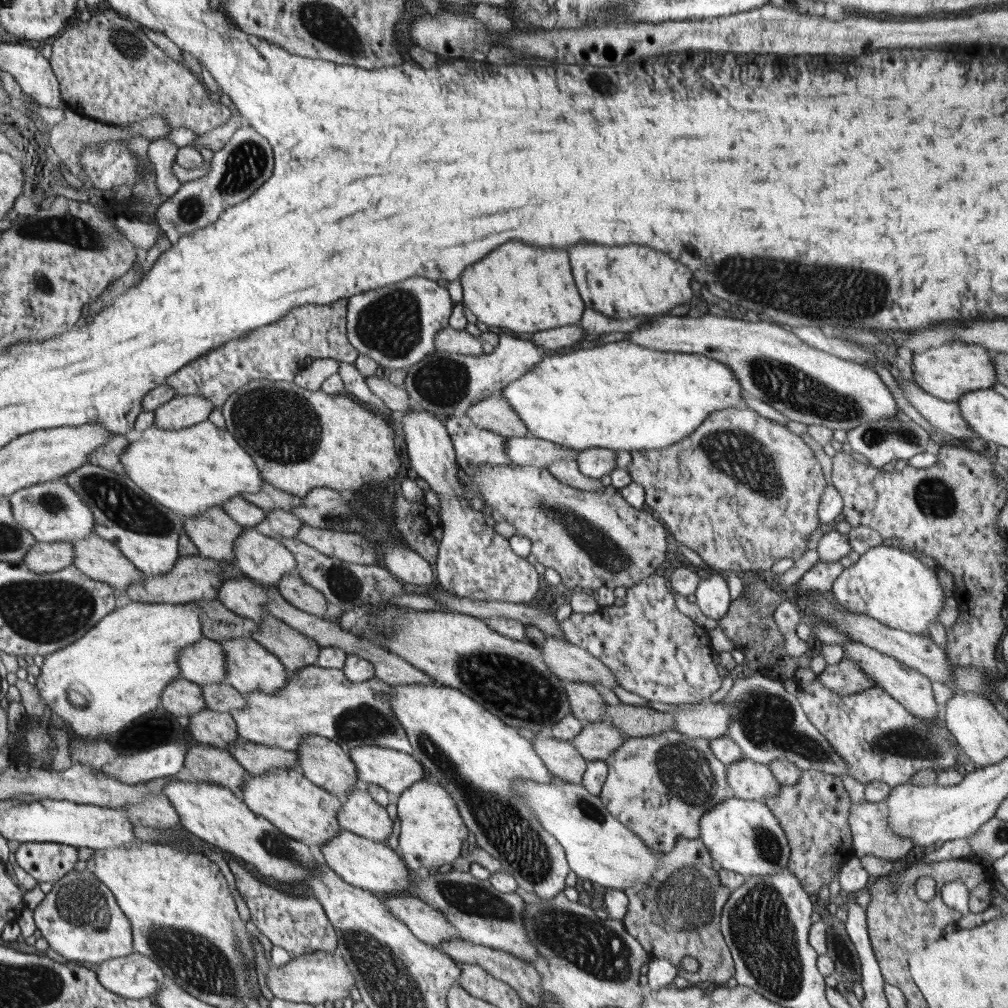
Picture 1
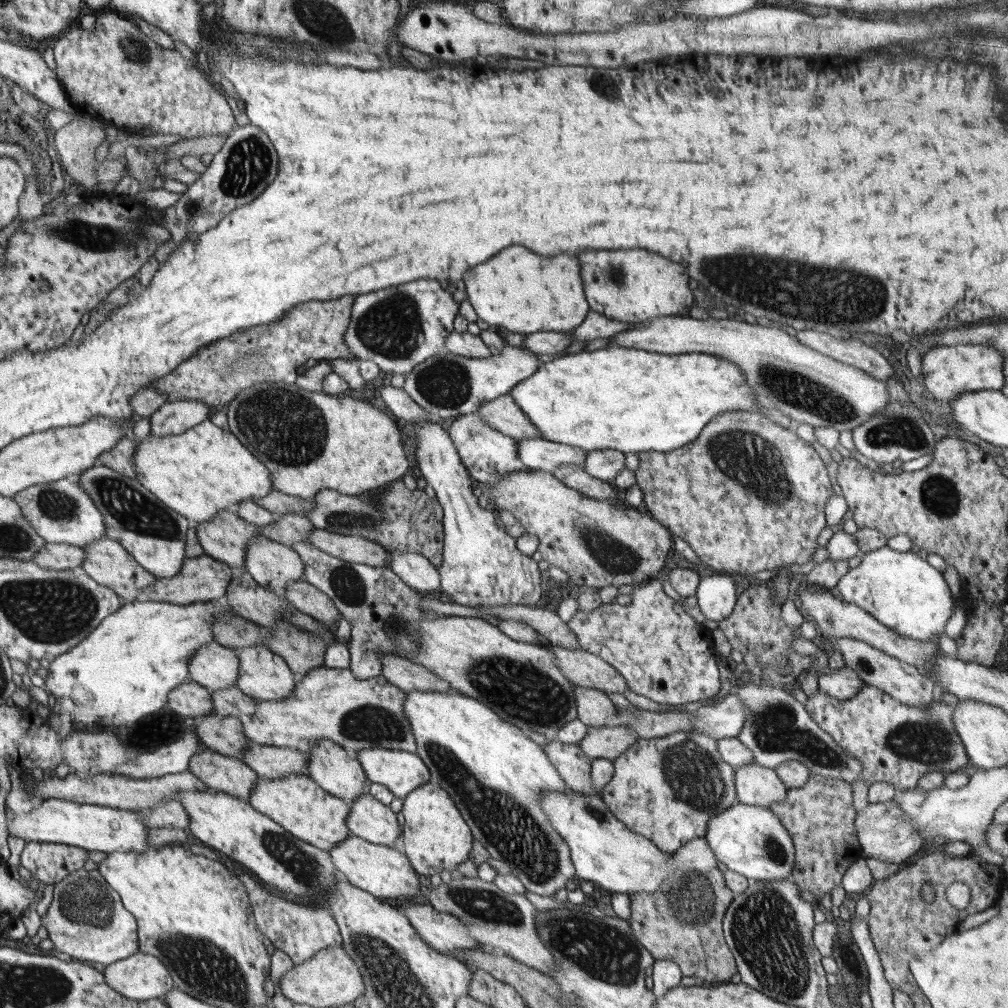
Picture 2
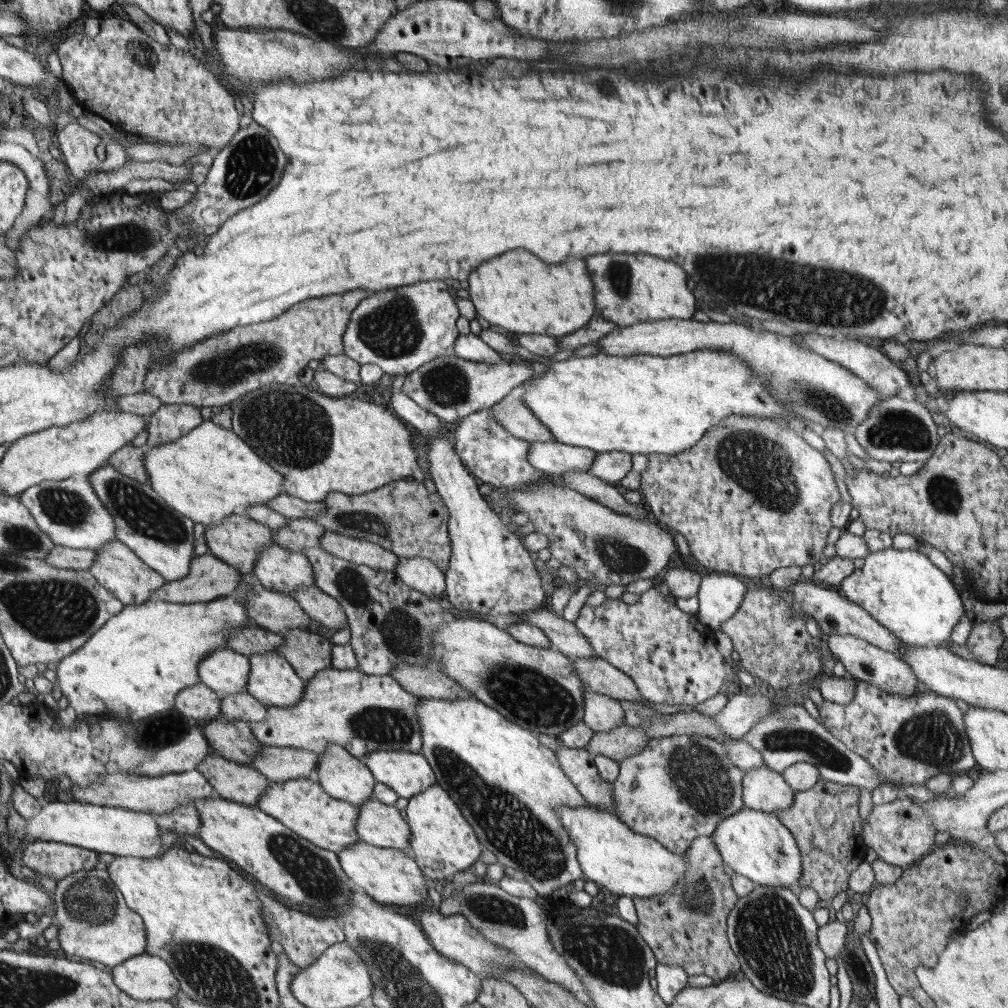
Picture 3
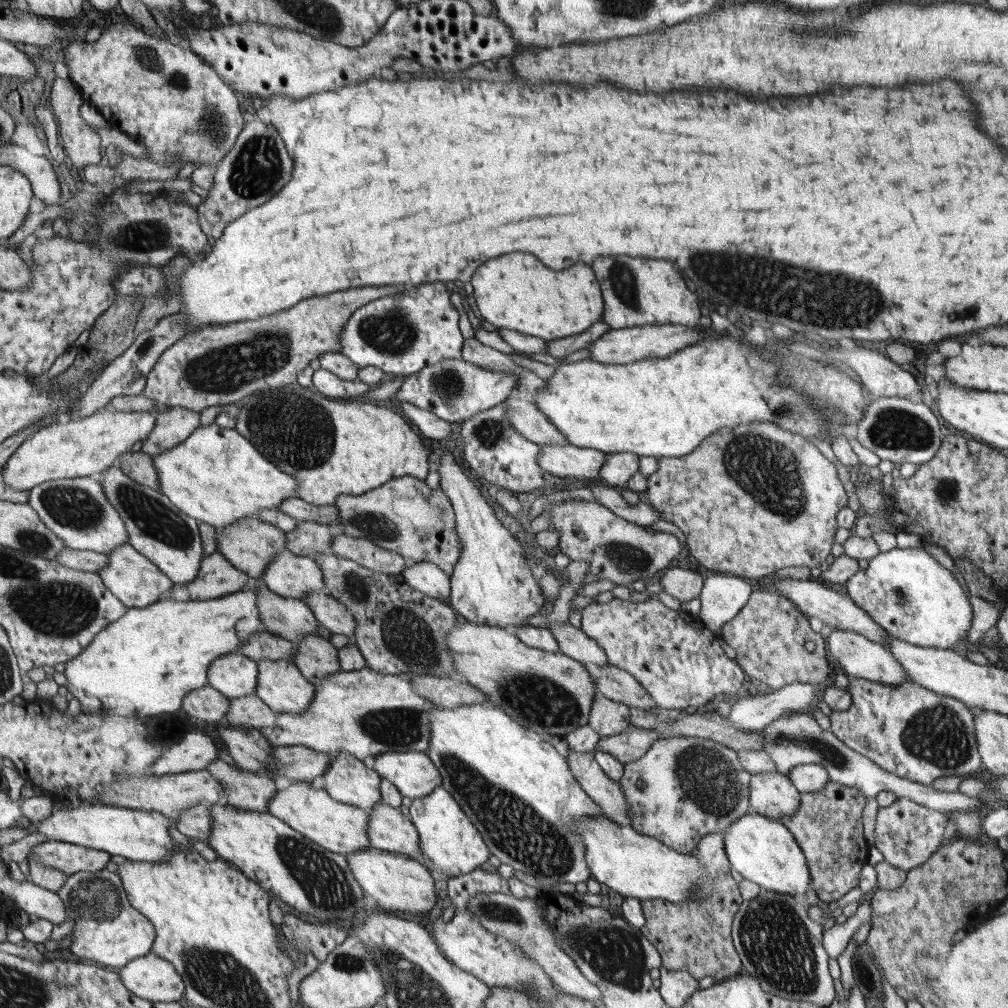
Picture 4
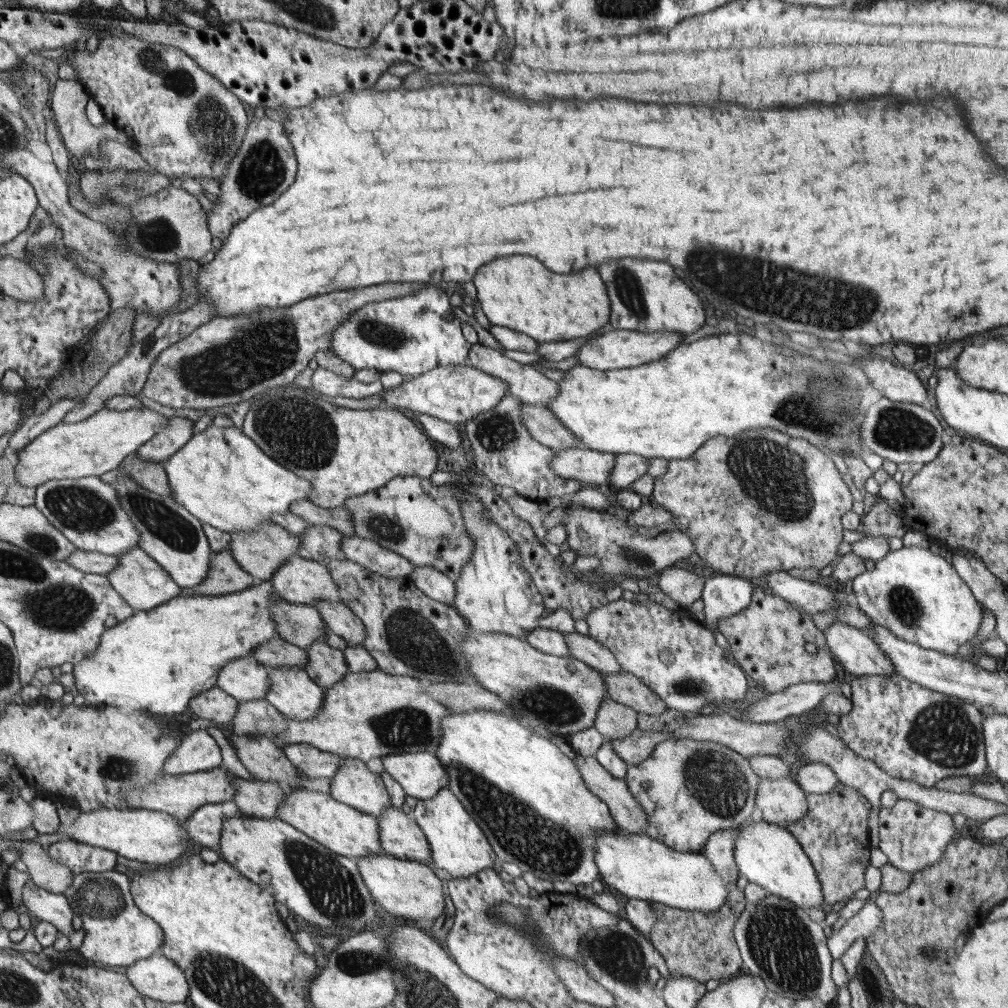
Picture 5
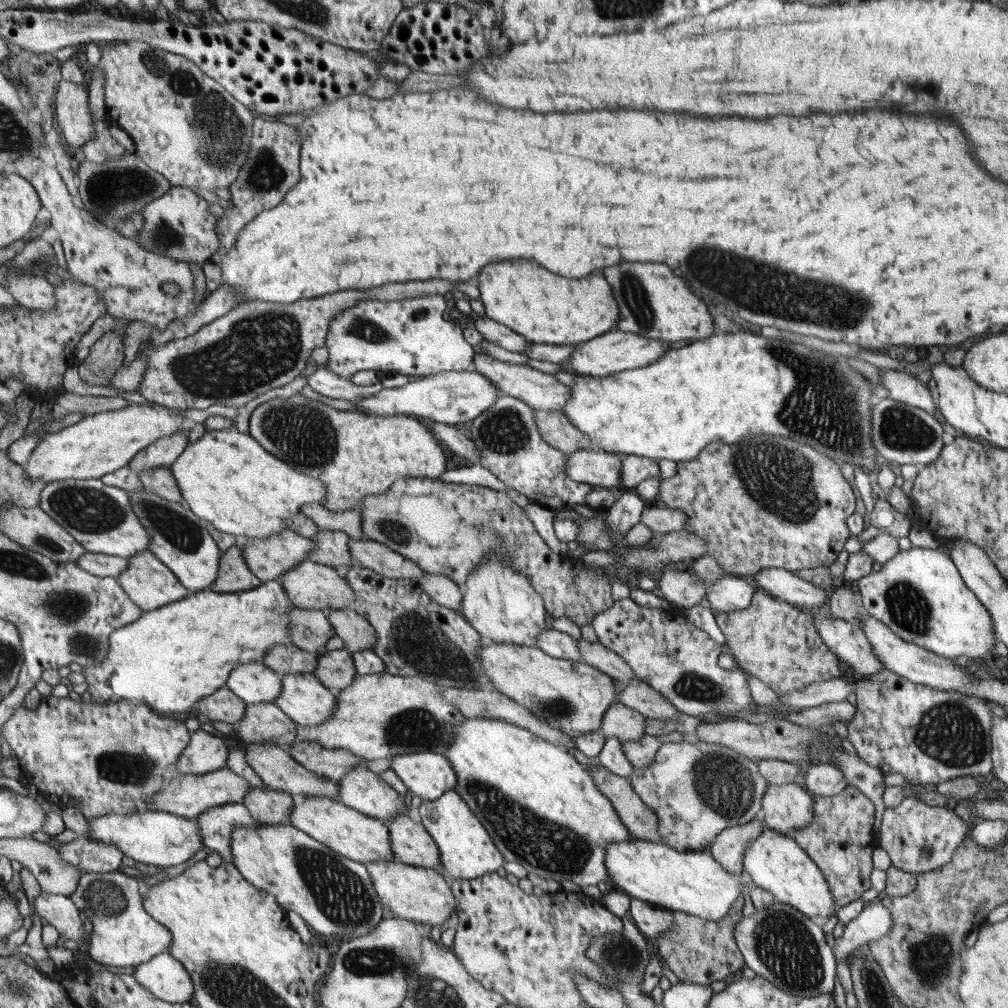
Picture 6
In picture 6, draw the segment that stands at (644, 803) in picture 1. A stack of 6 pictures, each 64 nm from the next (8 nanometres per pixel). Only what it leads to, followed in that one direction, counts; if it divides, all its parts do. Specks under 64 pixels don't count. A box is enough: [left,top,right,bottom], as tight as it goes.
[629,742,769,852]

